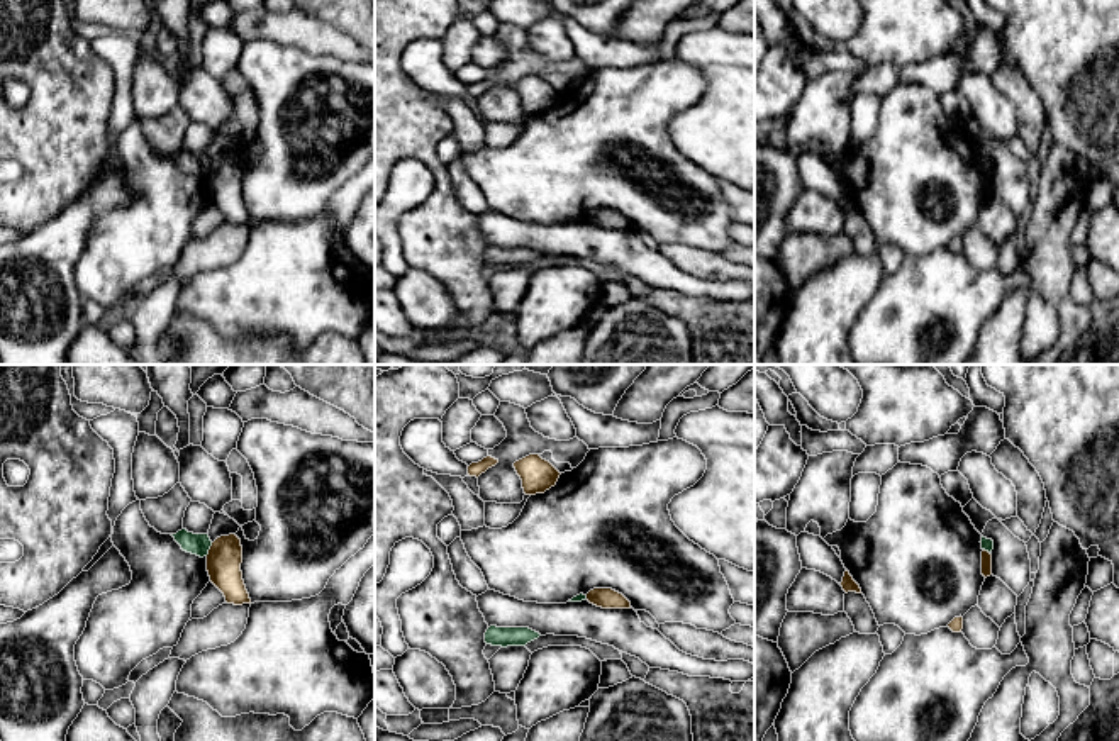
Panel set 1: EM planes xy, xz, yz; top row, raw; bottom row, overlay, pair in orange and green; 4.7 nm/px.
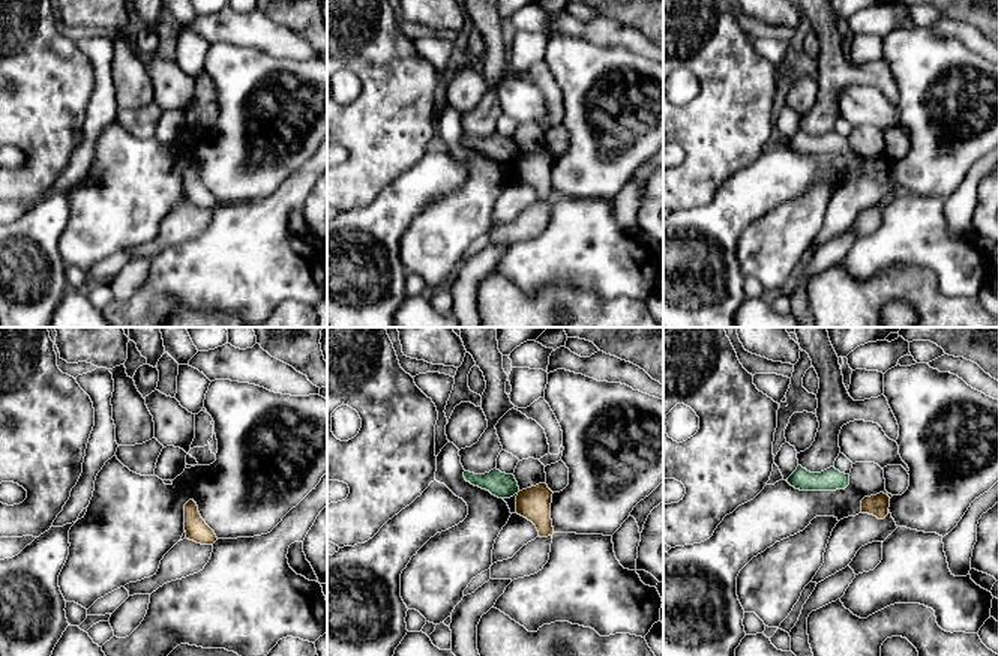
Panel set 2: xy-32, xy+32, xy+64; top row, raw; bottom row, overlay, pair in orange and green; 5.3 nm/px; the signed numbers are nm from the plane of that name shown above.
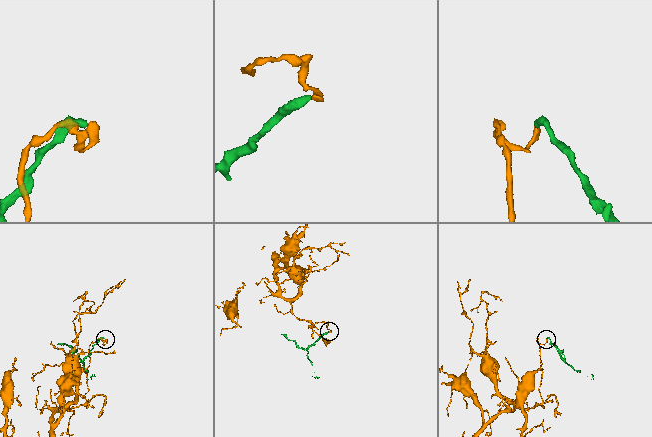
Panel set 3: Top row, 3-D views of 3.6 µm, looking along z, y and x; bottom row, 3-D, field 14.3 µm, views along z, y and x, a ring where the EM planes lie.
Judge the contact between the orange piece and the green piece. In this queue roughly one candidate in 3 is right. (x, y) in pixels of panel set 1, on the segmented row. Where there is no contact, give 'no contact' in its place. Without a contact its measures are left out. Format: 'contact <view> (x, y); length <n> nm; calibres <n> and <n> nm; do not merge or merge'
contact xy (209, 550); length 70 nm; calibres 170 and 100 nm; do not merge

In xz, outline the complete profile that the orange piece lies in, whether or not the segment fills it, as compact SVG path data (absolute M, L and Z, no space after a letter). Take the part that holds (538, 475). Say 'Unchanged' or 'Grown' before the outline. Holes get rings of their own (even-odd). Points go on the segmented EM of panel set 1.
Unchanged. M529 454L514 463L526 495L544 493L556 485L560 471L539 454Z

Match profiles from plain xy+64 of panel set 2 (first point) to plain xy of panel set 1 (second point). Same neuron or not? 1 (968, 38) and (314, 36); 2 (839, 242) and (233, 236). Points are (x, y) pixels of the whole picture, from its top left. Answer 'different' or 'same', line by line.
1: same
2: different

